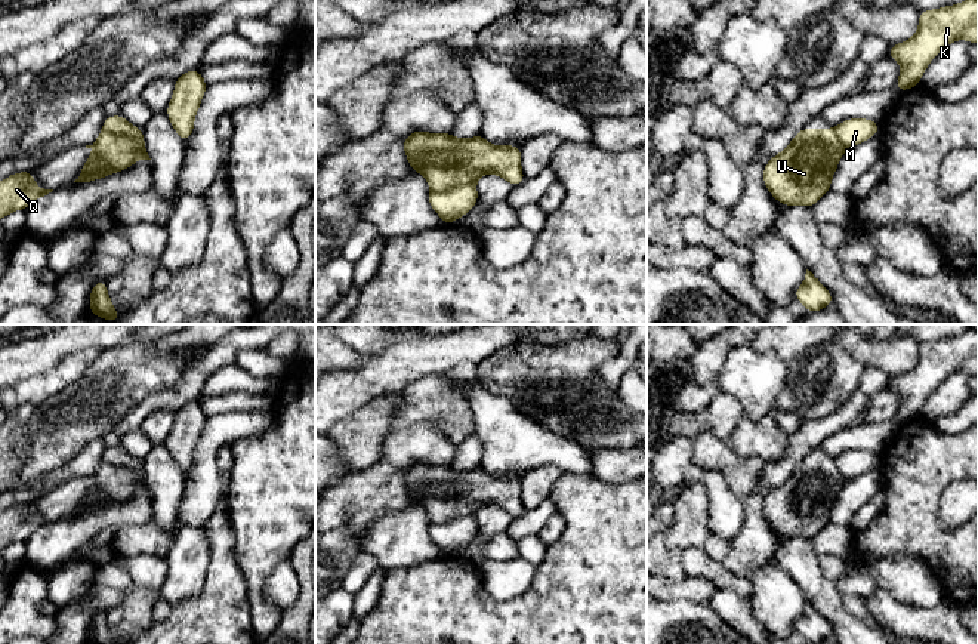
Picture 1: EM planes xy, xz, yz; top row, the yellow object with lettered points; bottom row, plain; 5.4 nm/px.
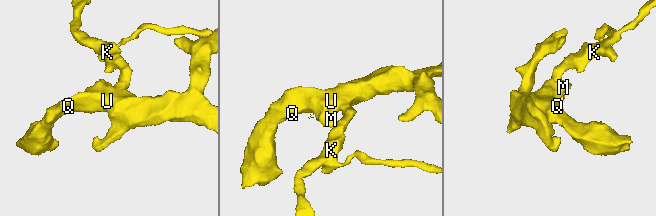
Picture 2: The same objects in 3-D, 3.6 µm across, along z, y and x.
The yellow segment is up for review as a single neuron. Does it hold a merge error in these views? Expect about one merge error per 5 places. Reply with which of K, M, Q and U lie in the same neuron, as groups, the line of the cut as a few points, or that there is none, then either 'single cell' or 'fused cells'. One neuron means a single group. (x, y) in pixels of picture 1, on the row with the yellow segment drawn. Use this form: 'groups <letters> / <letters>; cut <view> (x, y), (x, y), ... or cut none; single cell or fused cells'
groups K Q U / M; cut xz (474, 182), (466, 182), (452, 190), (431, 191); fused cells

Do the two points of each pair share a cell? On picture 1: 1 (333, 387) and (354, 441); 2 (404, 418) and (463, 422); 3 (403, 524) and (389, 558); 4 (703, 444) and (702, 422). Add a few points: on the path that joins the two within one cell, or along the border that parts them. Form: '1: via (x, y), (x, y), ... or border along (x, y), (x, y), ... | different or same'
1: border along (375, 398), (341, 418), (330, 428) | different
2: via (419, 413), (449, 413) | same
3: via (403, 533), (392, 549) | same
4: border along (693, 438), (702, 433), (712, 433), (727, 444) | different

